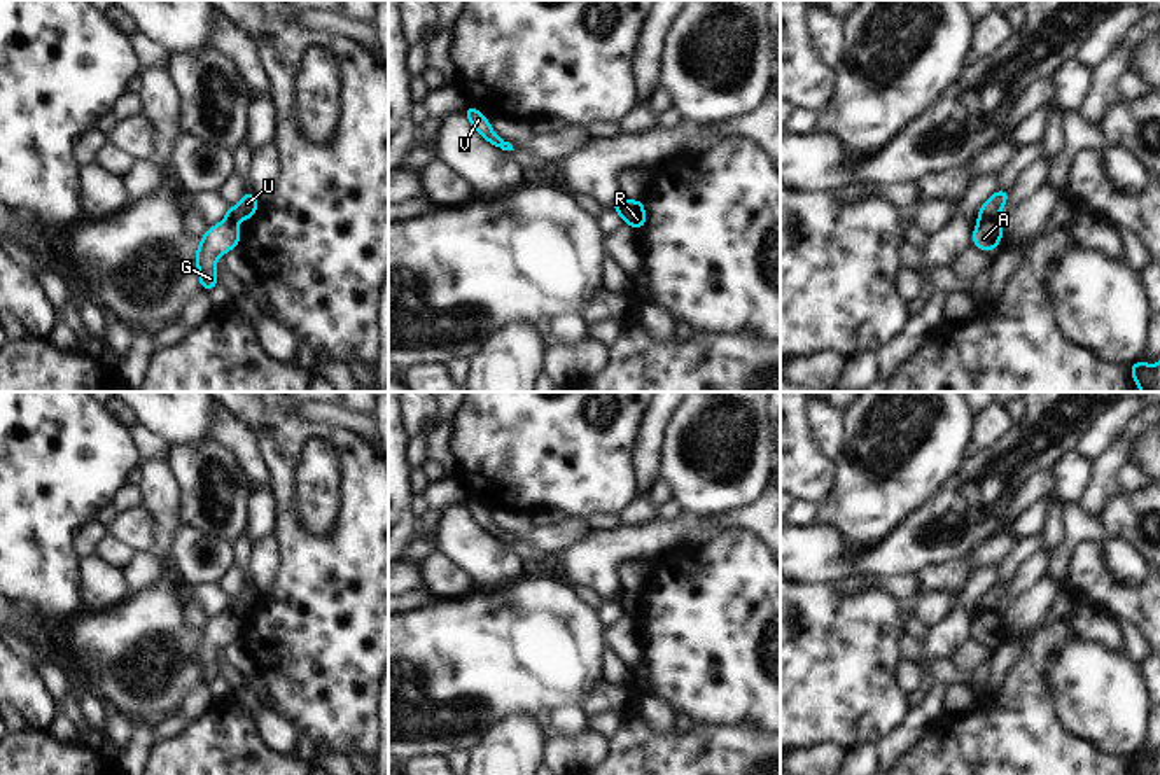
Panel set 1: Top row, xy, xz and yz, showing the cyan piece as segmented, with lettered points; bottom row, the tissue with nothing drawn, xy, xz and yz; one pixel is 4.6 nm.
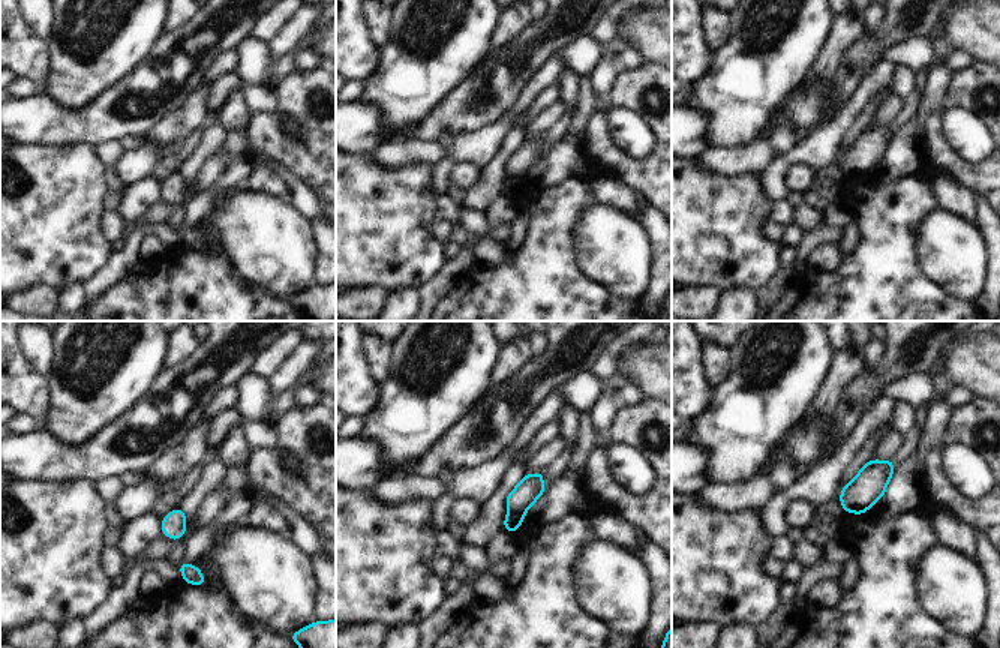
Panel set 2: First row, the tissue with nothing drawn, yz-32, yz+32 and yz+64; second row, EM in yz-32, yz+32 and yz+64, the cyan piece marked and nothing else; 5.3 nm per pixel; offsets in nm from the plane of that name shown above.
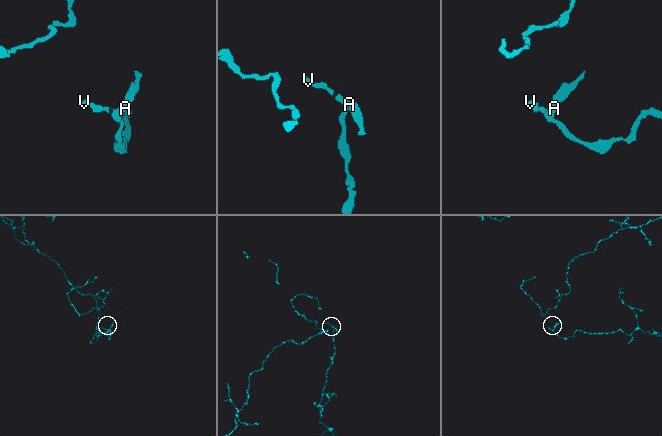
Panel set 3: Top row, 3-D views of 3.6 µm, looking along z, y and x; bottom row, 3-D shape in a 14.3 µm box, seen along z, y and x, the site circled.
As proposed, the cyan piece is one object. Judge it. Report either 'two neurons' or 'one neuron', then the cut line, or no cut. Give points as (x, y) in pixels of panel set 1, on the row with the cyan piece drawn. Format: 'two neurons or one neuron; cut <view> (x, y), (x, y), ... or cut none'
two neurons; cut yz (980, 219), (996, 223)

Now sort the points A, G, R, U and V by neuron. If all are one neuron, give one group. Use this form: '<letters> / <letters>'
A G V / R U

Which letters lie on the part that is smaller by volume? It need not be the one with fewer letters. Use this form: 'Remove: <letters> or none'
Remove: R, U

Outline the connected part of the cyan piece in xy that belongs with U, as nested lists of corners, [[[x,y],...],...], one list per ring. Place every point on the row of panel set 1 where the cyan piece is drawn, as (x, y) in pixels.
[[[247,191],[234,208],[226,208],[226,219],[236,224],[238,219],[250,220],[255,213],[259,199]]]

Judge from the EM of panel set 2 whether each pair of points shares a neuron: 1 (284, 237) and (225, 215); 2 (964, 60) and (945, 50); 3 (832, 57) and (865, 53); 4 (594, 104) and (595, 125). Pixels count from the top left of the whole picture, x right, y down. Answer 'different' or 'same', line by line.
1: same
2: same
3: different
4: different

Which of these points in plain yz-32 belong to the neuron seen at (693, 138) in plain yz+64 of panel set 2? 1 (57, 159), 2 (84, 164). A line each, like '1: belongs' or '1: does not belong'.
1: does not belong
2: does not belong

